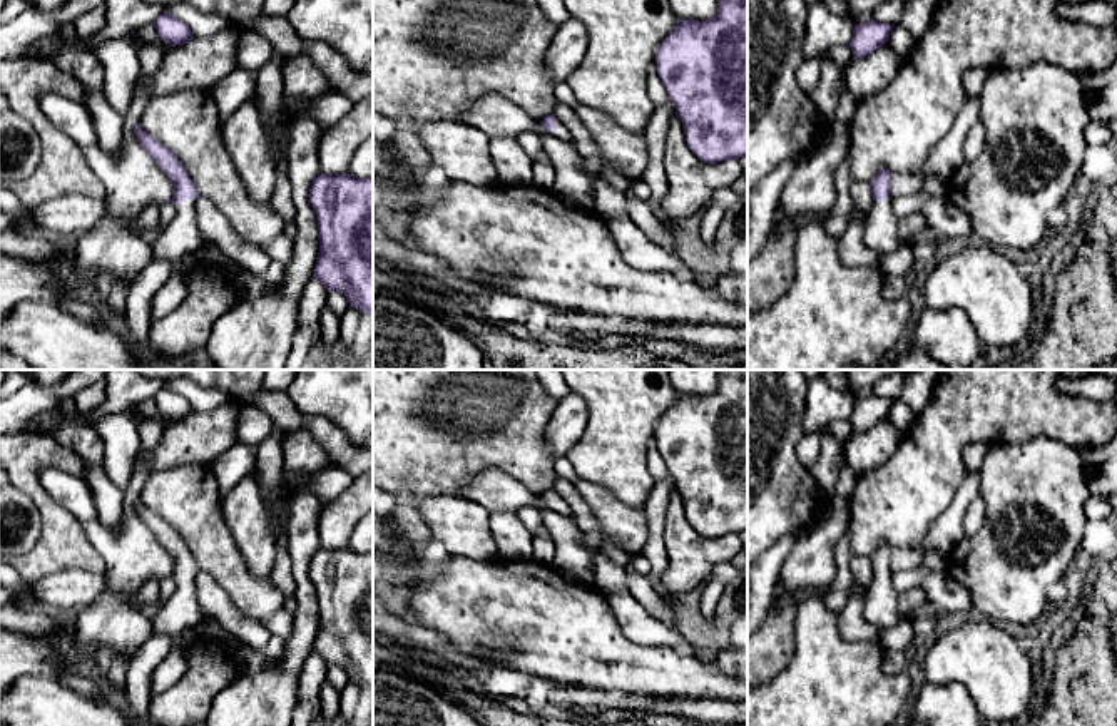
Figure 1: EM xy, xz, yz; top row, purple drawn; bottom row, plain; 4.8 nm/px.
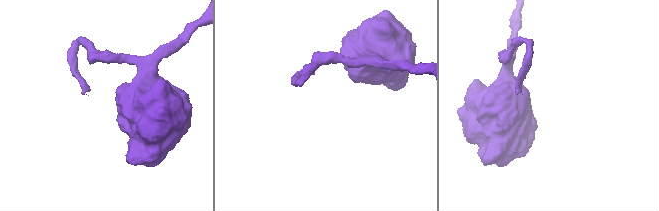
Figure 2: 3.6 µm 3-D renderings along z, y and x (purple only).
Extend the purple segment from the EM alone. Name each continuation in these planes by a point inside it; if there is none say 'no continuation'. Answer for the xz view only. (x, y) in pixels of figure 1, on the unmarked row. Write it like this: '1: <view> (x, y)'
1: xz (562, 507)

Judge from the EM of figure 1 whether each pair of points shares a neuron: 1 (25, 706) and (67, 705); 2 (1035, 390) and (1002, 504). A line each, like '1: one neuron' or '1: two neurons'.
1: one neuron
2: two neurons

